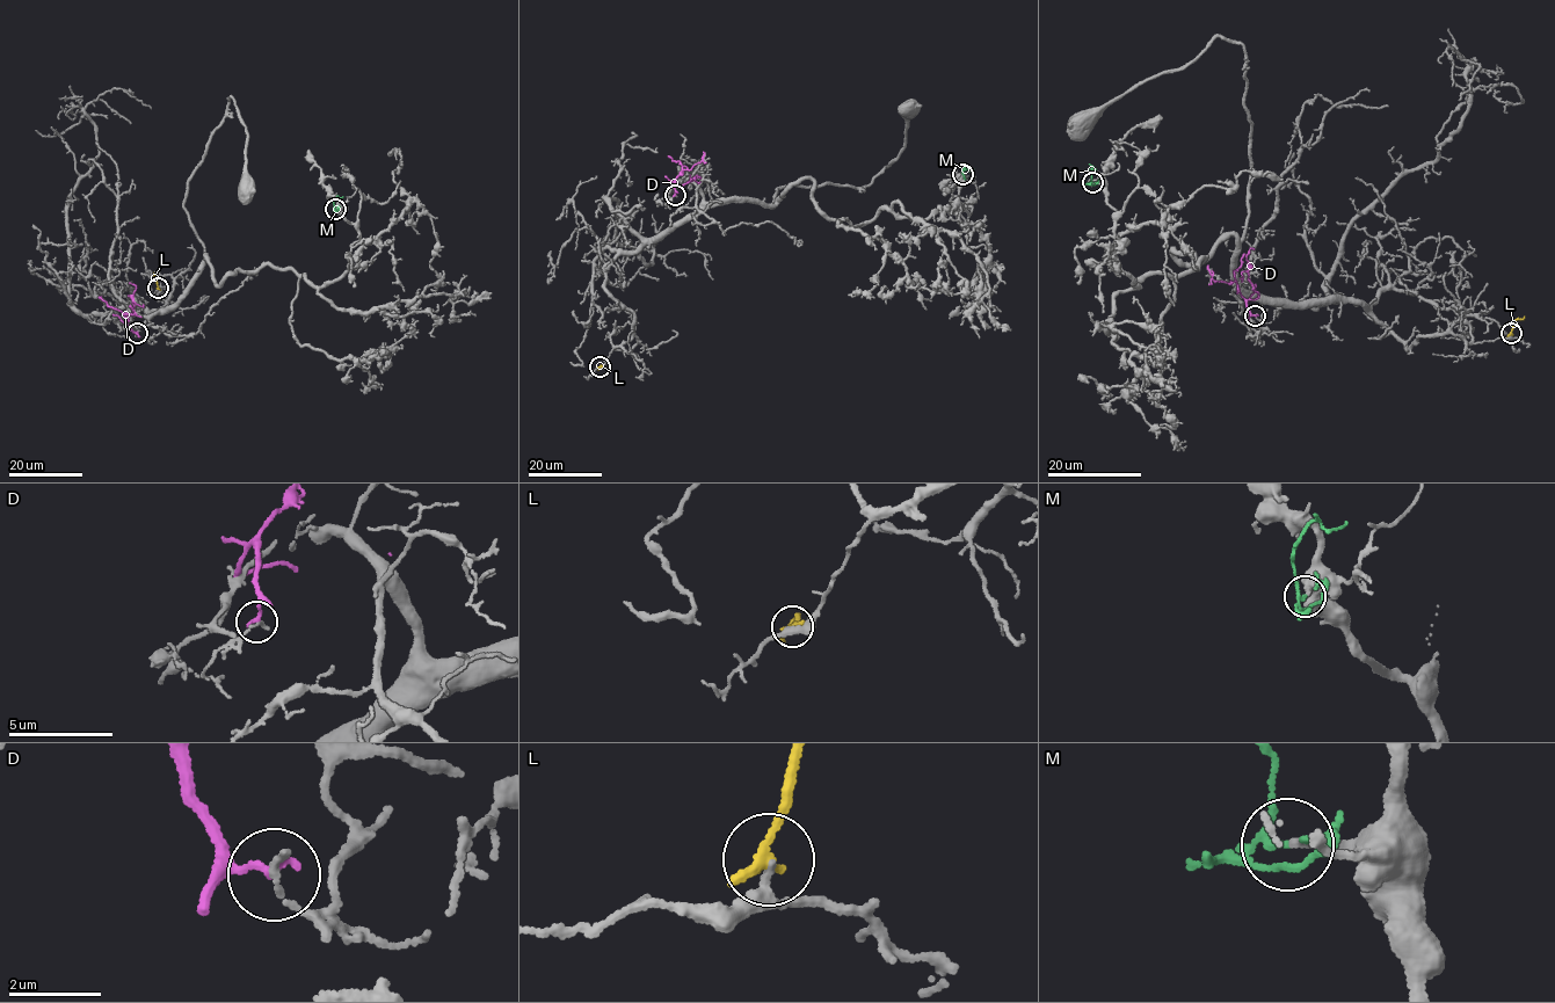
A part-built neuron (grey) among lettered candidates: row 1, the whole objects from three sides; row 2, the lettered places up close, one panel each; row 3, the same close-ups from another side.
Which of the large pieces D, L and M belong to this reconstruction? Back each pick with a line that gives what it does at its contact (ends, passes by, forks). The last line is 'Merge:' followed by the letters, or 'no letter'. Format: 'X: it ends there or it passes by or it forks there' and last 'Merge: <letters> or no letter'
Merge: no letter

